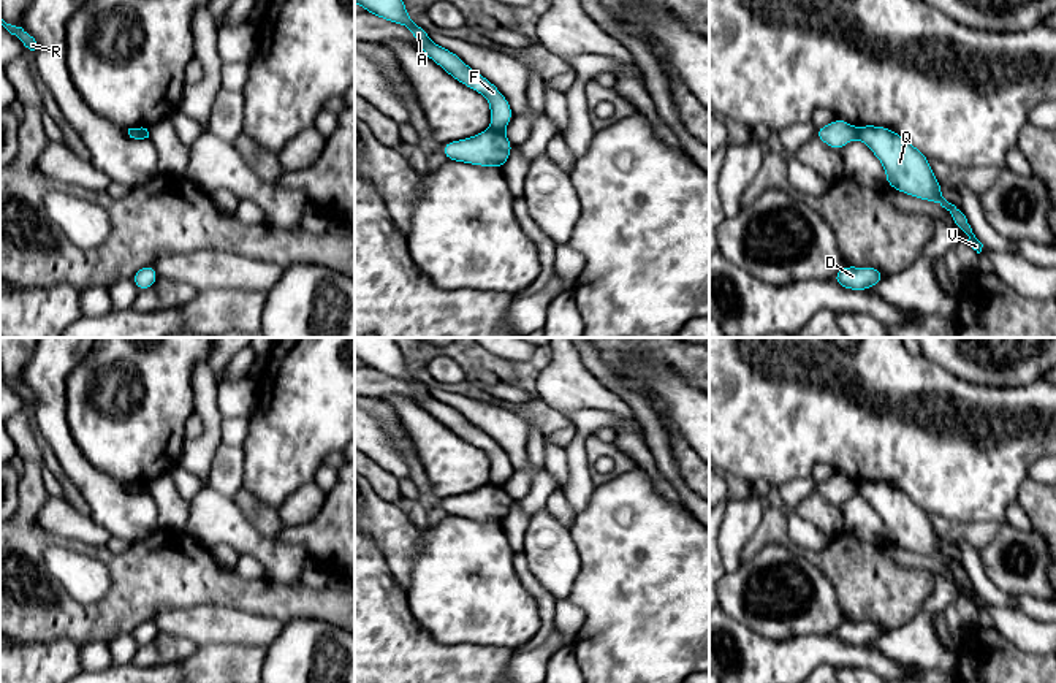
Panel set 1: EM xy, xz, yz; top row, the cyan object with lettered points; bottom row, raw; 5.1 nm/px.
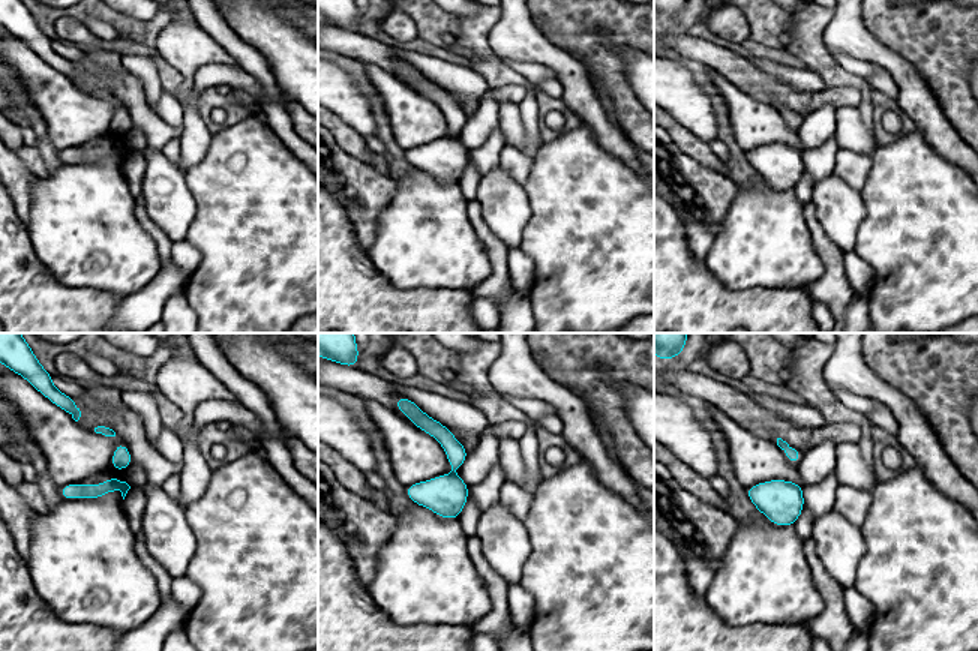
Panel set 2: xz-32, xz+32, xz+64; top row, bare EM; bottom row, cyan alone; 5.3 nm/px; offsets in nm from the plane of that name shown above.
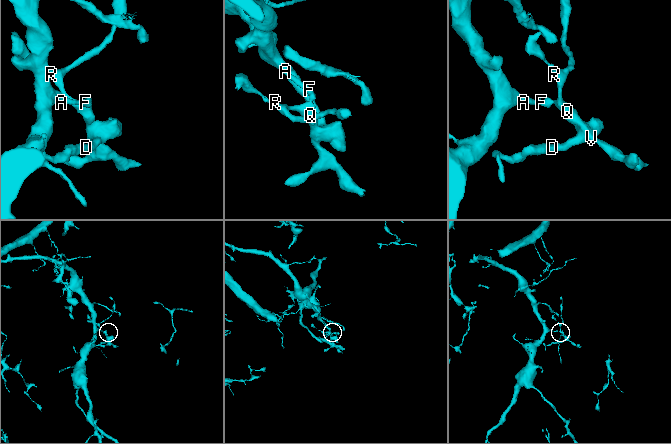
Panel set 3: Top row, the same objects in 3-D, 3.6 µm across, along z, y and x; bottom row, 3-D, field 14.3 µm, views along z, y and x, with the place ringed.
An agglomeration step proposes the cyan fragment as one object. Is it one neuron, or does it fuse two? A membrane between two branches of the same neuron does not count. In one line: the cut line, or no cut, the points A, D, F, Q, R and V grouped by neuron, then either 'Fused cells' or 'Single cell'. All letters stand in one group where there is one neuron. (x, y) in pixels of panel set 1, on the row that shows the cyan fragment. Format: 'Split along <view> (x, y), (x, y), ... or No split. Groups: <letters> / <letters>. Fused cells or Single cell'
Split along xz (491, 129), (501, 132). Groups: A F / D Q R V. Fused cells

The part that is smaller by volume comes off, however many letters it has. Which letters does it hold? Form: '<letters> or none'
D, Q, R, V

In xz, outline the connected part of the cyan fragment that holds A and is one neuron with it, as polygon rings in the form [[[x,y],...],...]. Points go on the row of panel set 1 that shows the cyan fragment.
[[[355,0],[366,11],[383,17],[389,22],[405,25],[416,38],[421,51],[440,65],[450,76],[483,93],[491,105],[491,130],[502,132],[511,120],[513,111],[508,100],[499,89],[480,73],[469,68],[461,57],[451,51],[432,43],[427,32],[415,24],[405,10],[404,0]]]

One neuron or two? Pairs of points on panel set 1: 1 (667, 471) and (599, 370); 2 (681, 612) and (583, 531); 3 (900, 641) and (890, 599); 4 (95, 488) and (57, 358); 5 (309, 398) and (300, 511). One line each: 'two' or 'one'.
1: one
2: one
3: two
4: one
5: two

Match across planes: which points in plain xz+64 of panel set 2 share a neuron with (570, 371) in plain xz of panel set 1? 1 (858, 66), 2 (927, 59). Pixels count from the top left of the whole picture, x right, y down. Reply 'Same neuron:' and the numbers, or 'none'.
Same neuron: none

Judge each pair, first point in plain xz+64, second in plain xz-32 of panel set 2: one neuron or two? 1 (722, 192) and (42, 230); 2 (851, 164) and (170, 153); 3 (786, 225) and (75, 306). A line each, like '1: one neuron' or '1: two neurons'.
1: two neurons
2: one neuron
3: two neurons

